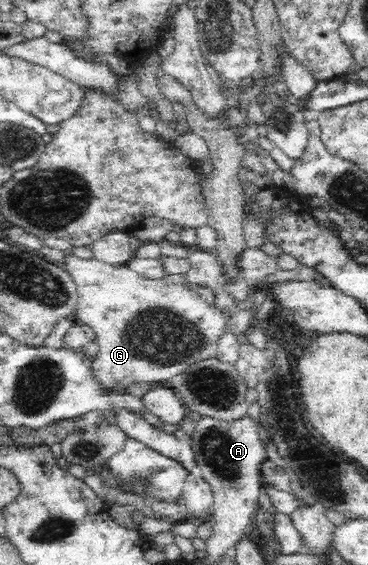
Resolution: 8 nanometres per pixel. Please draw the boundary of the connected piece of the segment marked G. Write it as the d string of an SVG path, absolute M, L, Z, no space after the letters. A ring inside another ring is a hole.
M69 251L65 255L63 267L72 276L78 290L77 320L91 327L96 334L99 352L92 359L91 370L103 391L113 390L117 384L158 384L181 374L199 360L216 356L217 340L226 333L225 326L230 316L215 304L207 303L195 290L186 285L165 284L165 280L149 280L131 270L127 264L113 265L95 258L85 260Z

